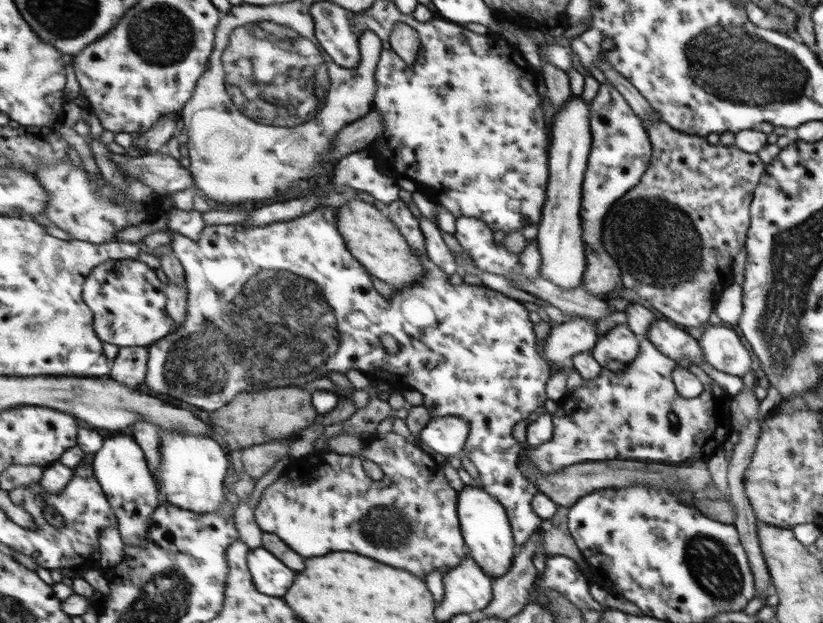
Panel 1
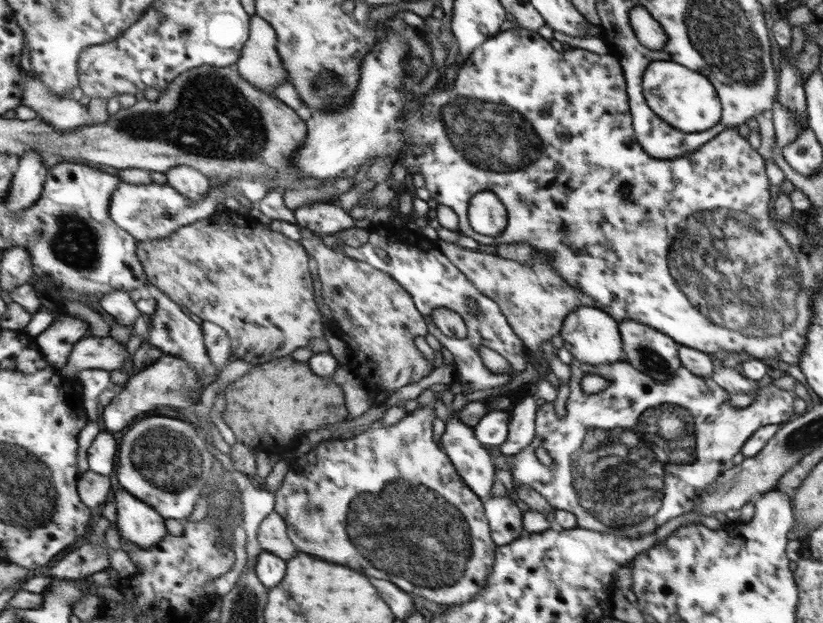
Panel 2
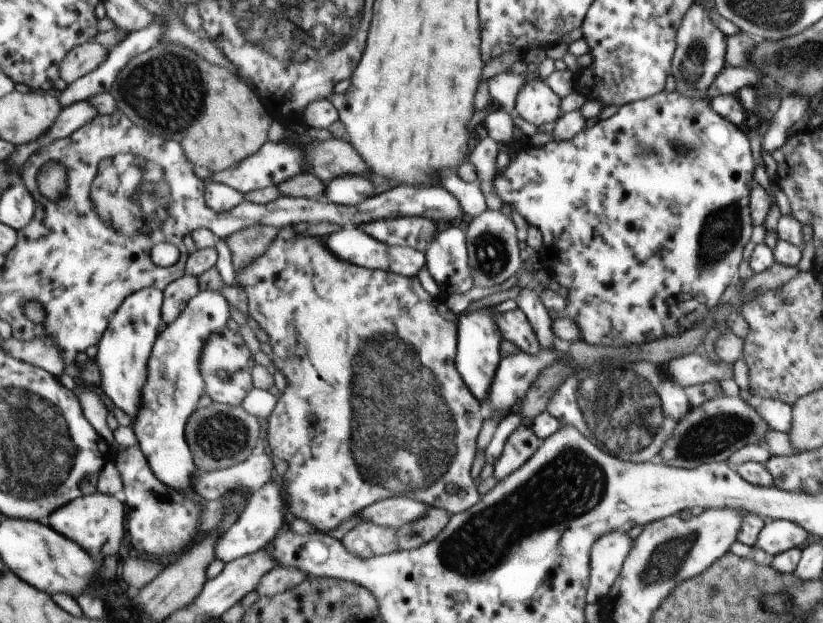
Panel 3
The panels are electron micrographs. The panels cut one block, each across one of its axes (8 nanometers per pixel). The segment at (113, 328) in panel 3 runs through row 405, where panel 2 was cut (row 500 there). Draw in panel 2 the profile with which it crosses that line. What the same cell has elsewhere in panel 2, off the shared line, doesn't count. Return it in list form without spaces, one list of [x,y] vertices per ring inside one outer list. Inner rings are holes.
[[[117,489],[116,518],[119,534],[141,546],[153,547],[169,535],[164,516],[144,500],[125,489]]]

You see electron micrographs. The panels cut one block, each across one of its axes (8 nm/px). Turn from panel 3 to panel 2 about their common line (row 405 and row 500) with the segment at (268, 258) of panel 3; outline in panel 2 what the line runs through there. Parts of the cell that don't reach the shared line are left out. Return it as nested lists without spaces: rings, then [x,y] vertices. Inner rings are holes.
[[[431,403],[427,404],[427,406],[417,406],[413,411],[405,413],[405,416],[397,423],[381,428],[368,427],[365,431],[356,434],[351,439],[341,440],[333,438],[321,442],[321,446],[317,446],[310,453],[292,460],[291,469],[286,475],[283,485],[281,485],[279,490],[275,490],[274,493],[276,498],[276,511],[281,516],[284,516],[288,522],[290,536],[293,542],[297,544],[297,548],[301,548],[301,552],[313,554],[313,556],[317,556],[321,560],[329,560],[329,562],[335,562],[335,564],[345,564],[345,566],[357,568],[357,570],[359,570],[359,560],[361,560],[361,562],[365,562],[365,566],[369,566],[373,570],[377,570],[377,568],[381,572],[385,570],[385,580],[389,580],[391,584],[395,584],[399,590],[417,594],[417,596],[421,596],[423,599],[426,598],[427,601],[447,607],[455,604],[463,605],[468,603],[469,600],[473,600],[483,590],[485,584],[488,583],[488,575],[492,572],[492,567],[495,563],[495,553],[498,547],[493,542],[491,530],[488,528],[488,519],[485,516],[484,508],[486,499],[477,496],[472,489],[460,480],[453,466],[451,466],[451,462],[447,460],[447,456],[433,442],[431,422],[435,420],[435,412],[431,410],[432,406],[433,404]]]

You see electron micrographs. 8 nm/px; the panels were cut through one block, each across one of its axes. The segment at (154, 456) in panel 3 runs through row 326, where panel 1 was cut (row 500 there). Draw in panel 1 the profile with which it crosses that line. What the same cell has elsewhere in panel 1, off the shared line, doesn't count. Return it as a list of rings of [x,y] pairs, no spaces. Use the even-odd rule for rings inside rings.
[[[162,429],[161,435],[161,476],[156,478],[164,501],[194,513],[219,512],[226,501],[223,484],[229,472],[227,452],[215,438],[205,435]]]

